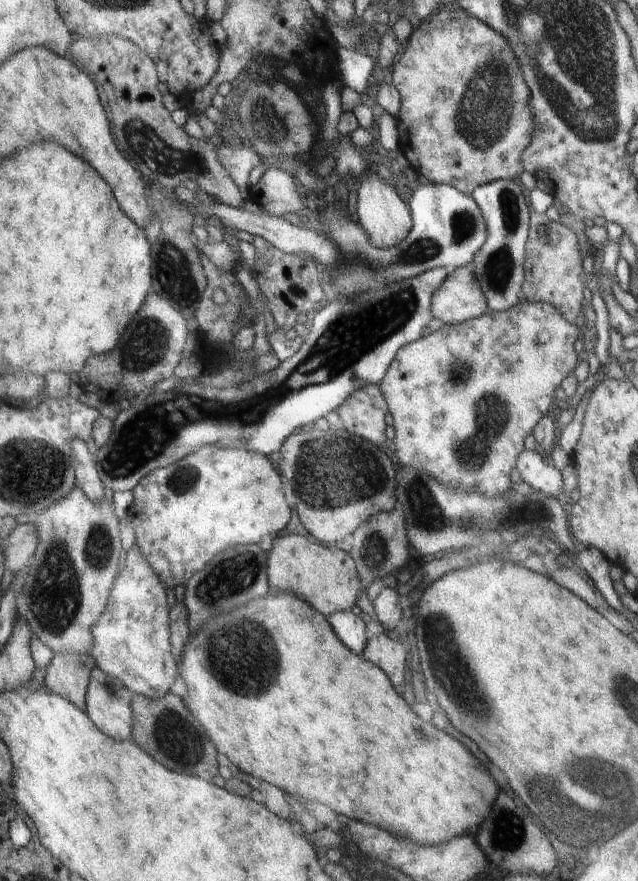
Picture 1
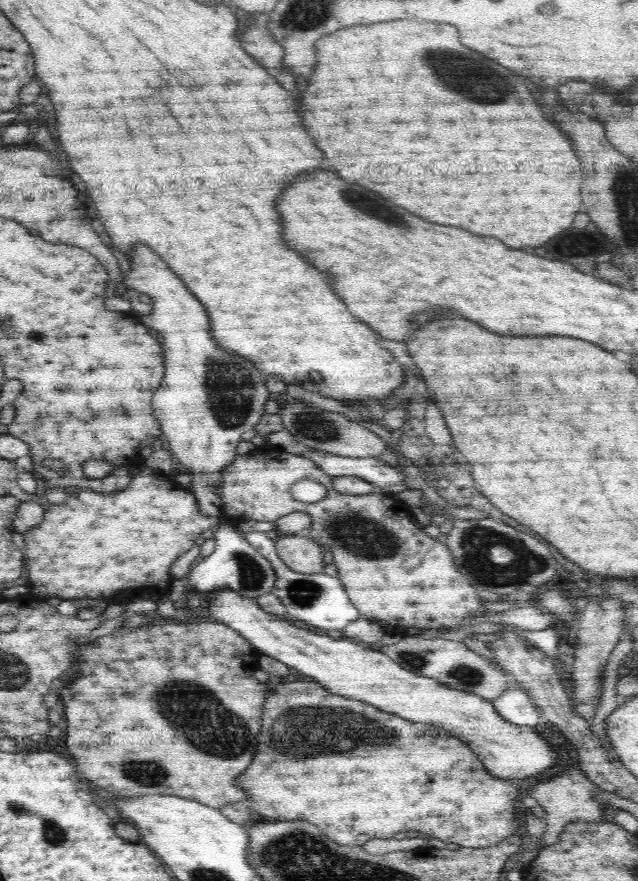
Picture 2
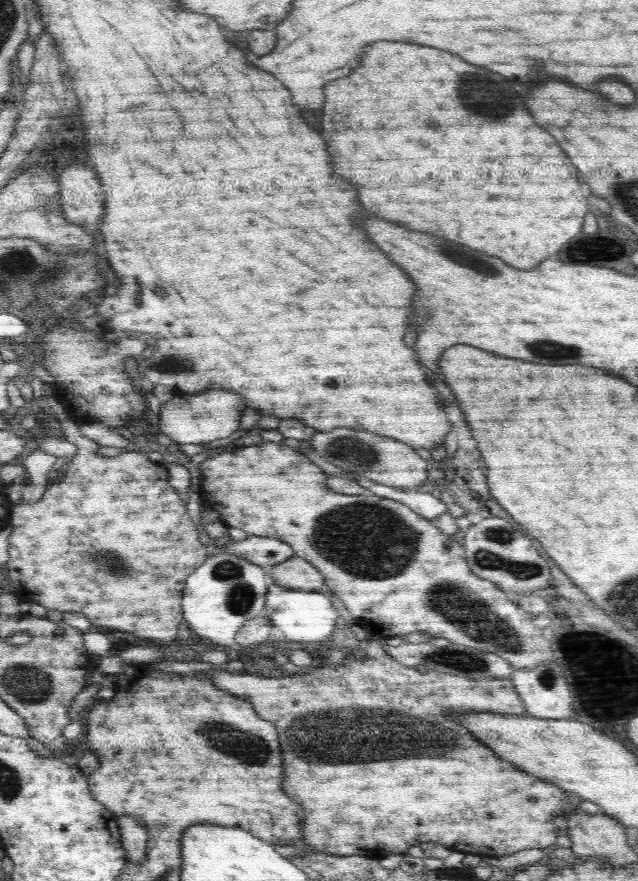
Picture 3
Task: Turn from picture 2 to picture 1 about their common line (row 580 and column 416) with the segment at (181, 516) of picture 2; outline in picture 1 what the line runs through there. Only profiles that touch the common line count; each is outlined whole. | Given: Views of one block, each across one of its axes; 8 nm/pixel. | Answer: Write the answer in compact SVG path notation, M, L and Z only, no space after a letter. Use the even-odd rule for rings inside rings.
M456 5L443 6L437 12L434 12L428 19L421 21L416 30L411 32L406 46L402 50L404 54L398 60L393 63L393 82L394 86L398 88L400 96L402 96L402 110L400 114L396 116L396 126L398 126L398 134L402 136L400 138L400 144L404 154L408 156L408 164L414 172L422 174L424 178L432 180L432 182L444 182L444 184L452 184L457 191L463 192L471 196L472 191L480 185L502 179L516 179L523 172L523 165L521 164L522 153L525 148L530 144L531 132L535 129L533 124L533 113L529 107L530 89L526 84L525 76L522 69L511 51L509 41L503 38L501 34L498 34L494 29L491 29L485 22L478 20L475 16L472 16L466 10L457 7Z

